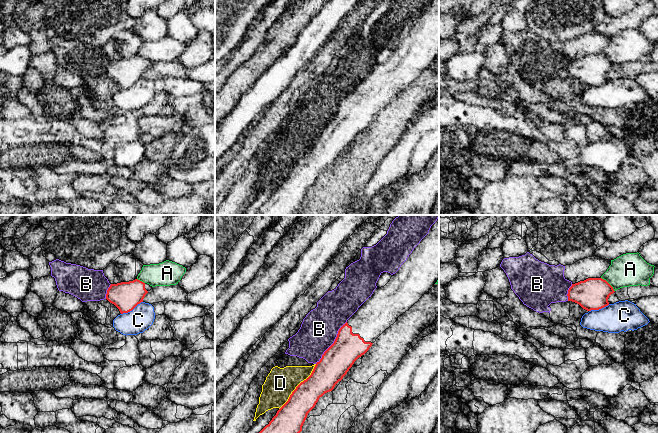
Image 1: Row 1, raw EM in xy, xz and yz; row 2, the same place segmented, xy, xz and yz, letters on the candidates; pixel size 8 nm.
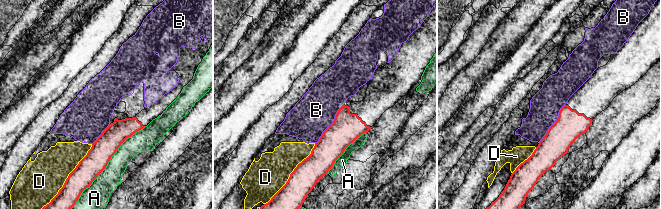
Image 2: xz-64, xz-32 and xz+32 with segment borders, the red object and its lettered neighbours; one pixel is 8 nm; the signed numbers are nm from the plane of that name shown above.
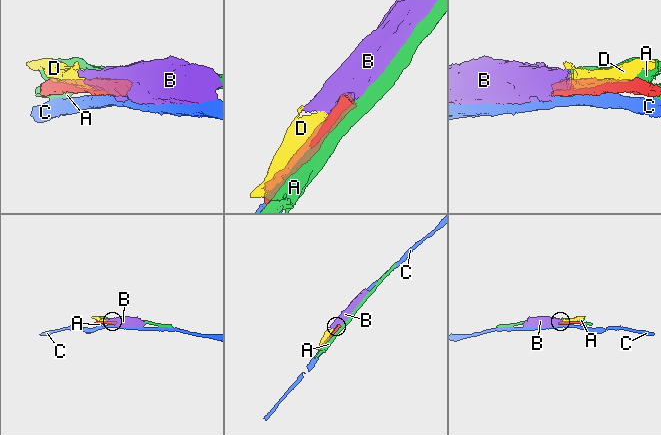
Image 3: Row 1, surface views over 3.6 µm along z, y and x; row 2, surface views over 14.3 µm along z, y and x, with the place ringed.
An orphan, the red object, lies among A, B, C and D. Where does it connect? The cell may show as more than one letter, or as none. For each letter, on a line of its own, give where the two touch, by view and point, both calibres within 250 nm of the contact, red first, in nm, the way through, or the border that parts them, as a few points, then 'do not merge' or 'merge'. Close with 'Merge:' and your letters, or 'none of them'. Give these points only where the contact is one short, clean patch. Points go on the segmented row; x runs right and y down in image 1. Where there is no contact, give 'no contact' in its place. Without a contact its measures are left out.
A: yz (609, 284) | 260/260 nm | do not merge
B: xz (333, 343) | 240/300 nm | along xz (346, 321), (339, 329), (334, 342), (315, 363) | do not merge
C: xy (131, 310) | 220/200 nm | do not merge
D: xz (297, 386) | 220/240 nm | do not merge
Merge: none of them

